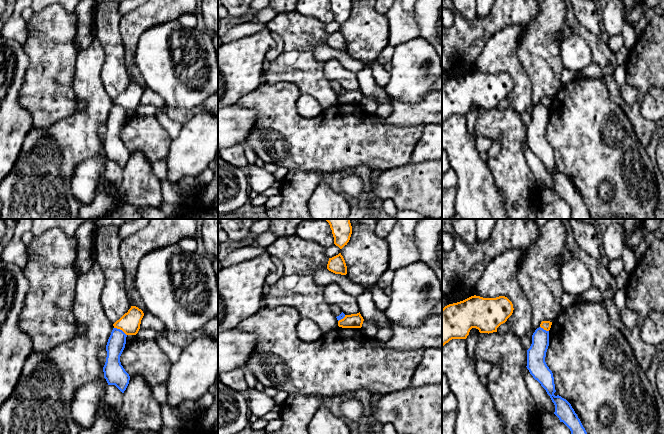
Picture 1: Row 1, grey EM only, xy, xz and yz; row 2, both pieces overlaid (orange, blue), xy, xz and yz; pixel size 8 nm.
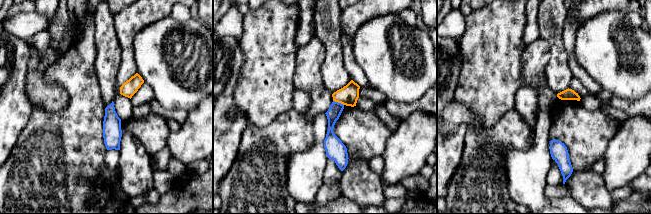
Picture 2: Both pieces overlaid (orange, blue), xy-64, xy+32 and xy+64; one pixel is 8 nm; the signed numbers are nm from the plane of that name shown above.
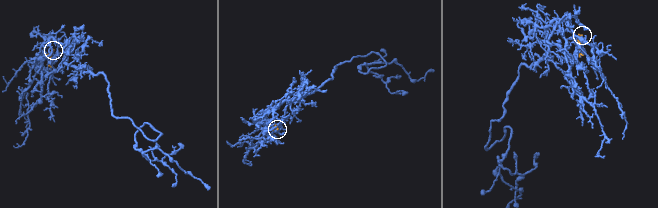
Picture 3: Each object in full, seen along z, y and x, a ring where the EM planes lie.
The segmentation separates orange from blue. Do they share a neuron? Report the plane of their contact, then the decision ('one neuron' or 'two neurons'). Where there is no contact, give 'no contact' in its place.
contact in xy; two neurons

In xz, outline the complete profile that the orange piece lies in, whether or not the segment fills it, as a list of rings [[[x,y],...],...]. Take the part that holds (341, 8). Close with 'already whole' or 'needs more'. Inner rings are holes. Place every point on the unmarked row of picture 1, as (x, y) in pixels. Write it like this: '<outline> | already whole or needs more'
[[[329,0],[334,13],[334,20],[342,25],[350,16],[351,0]]] | already whole

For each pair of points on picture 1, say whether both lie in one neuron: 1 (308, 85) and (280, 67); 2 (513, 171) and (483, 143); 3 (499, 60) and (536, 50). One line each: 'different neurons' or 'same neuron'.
1: same neuron
2: different neurons
3: different neurons

